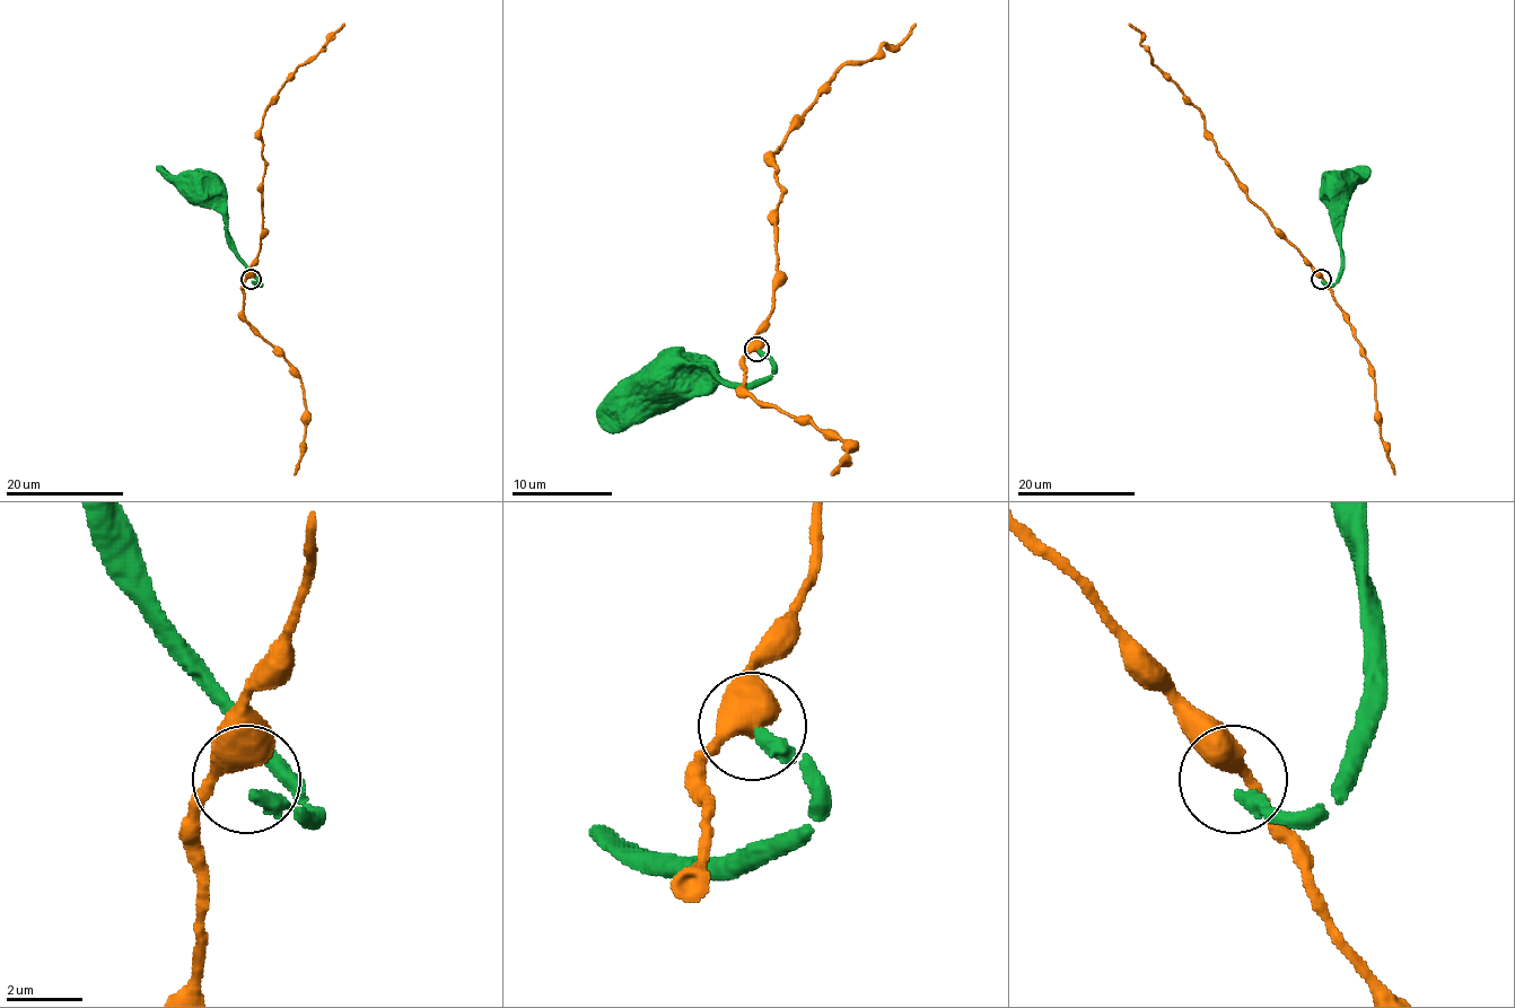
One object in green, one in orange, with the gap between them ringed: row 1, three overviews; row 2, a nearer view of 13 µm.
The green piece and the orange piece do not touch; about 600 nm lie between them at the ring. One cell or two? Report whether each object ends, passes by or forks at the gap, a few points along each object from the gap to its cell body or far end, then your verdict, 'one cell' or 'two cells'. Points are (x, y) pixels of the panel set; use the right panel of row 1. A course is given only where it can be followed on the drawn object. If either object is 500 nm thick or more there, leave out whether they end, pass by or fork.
green runs (1321, 281), (1334, 282), (1341, 265), (1341, 194), (1337, 191); orange runs (1321, 278), (1246, 195), (1246, 189), (1206, 129), (1205, 116), (1153, 62), (1140, 43), (1143, 35), (1129, 23); two cells

